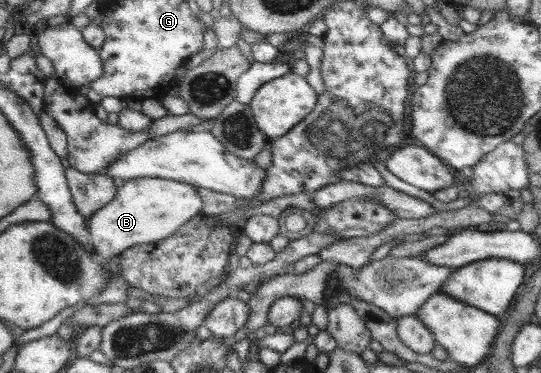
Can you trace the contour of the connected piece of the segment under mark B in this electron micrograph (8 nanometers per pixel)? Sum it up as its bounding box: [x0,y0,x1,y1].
[88,177,203,265]

